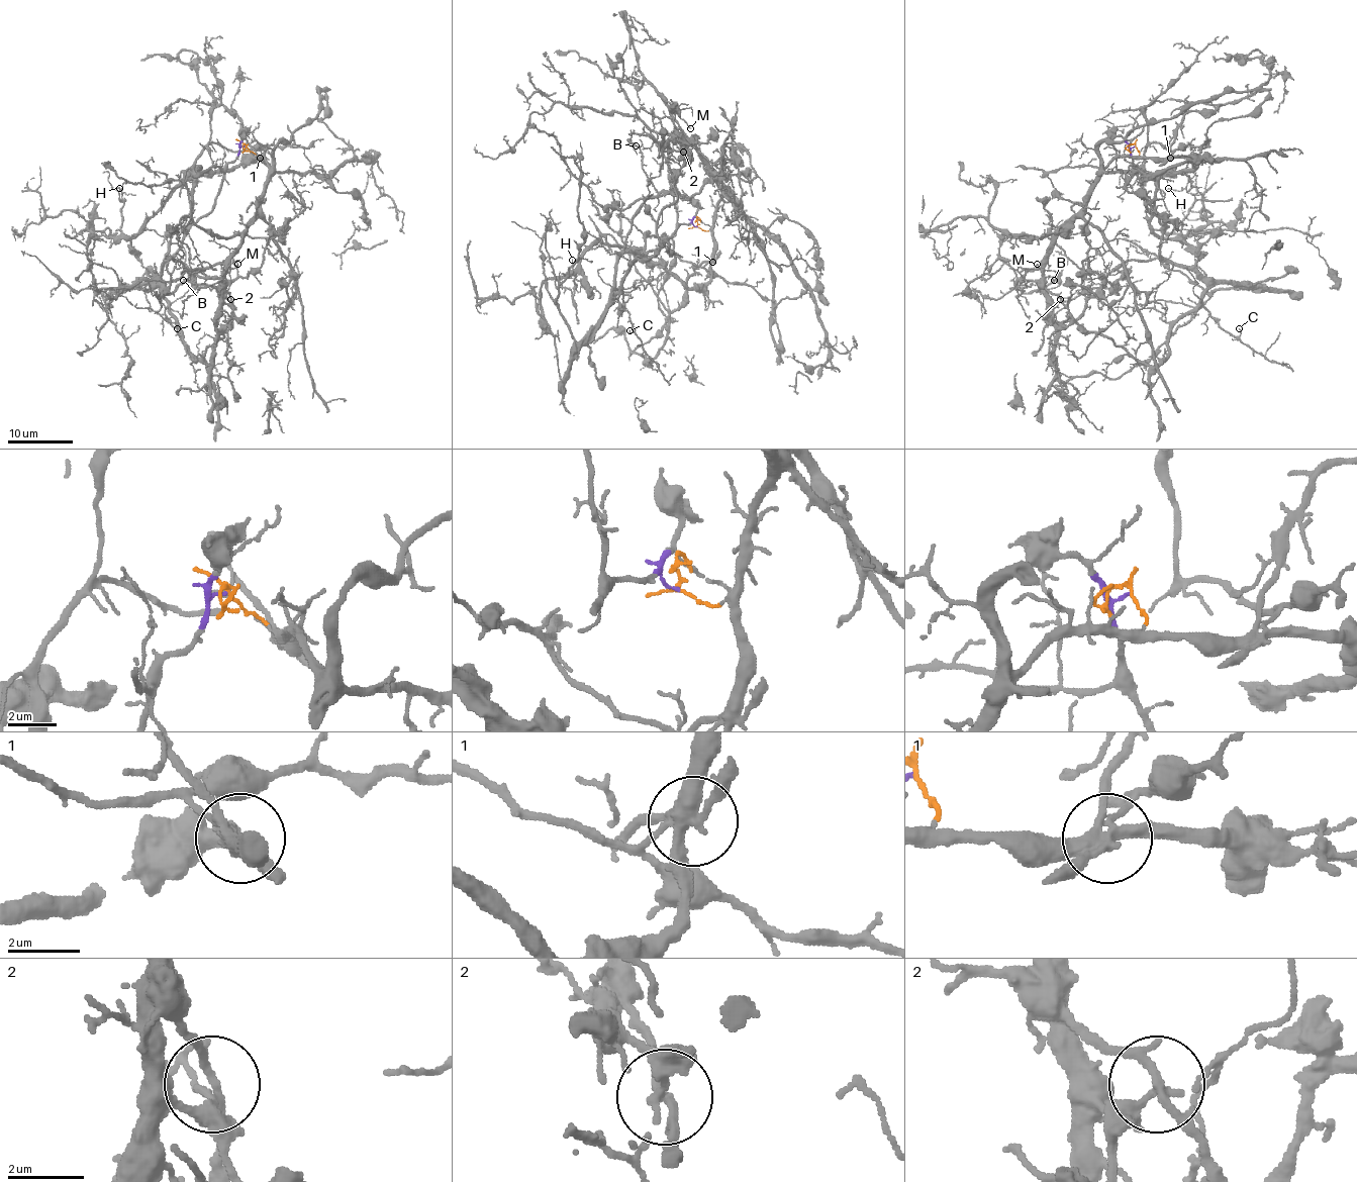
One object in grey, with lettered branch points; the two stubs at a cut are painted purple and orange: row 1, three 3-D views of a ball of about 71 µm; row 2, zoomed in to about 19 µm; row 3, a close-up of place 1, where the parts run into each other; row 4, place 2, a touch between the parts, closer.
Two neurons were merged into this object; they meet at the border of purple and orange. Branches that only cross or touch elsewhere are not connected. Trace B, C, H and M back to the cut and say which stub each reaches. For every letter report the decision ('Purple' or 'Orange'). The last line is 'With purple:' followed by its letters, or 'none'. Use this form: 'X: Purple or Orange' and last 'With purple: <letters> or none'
B: Orange
C: Purple
H: Orange
M: Purple
With purple: C, M

